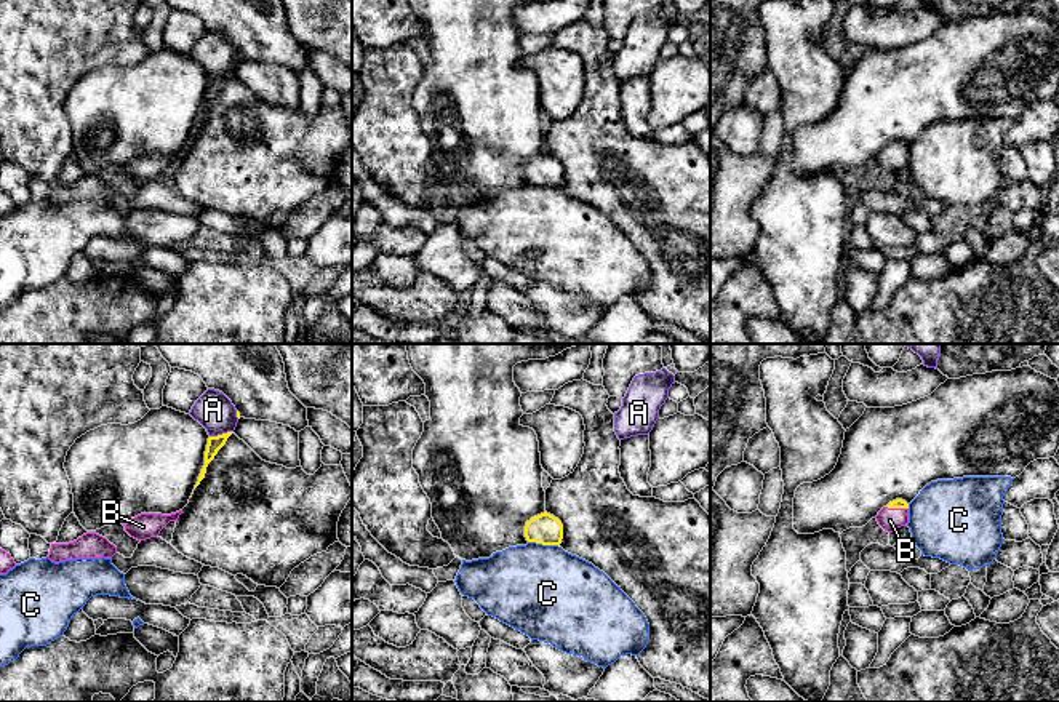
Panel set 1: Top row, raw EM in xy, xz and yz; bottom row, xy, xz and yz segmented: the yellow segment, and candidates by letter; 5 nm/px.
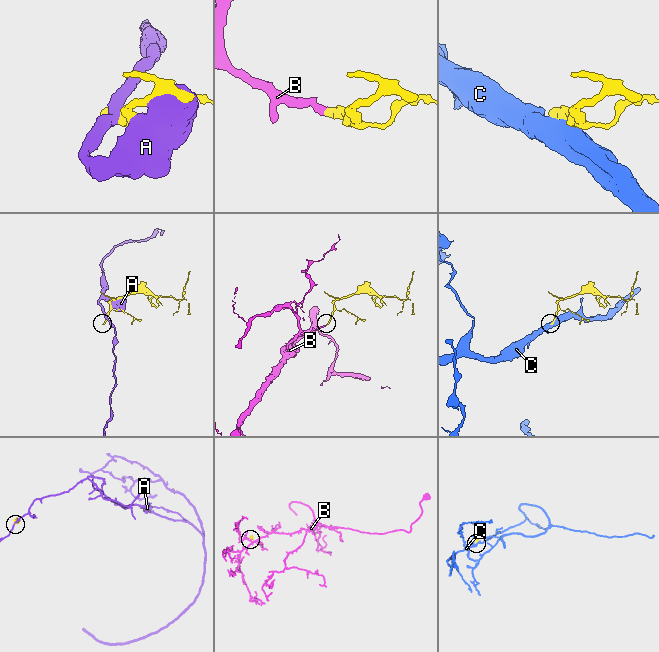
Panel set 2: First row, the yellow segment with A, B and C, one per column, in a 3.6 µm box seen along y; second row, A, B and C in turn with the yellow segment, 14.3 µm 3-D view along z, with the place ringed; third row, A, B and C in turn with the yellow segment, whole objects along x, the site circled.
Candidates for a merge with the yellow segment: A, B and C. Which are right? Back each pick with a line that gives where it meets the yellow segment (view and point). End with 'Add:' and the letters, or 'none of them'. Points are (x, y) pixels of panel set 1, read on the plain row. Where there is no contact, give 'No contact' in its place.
B: Touches yellow at yz (898, 149)
Add: B

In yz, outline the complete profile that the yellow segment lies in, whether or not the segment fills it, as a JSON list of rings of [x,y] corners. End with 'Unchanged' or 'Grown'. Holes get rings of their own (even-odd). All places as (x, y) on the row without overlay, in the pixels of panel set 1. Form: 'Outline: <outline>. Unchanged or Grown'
Outline: [[[896,141],[883,149],[875,160],[885,173],[893,174],[909,165],[909,146]]]. Grown

